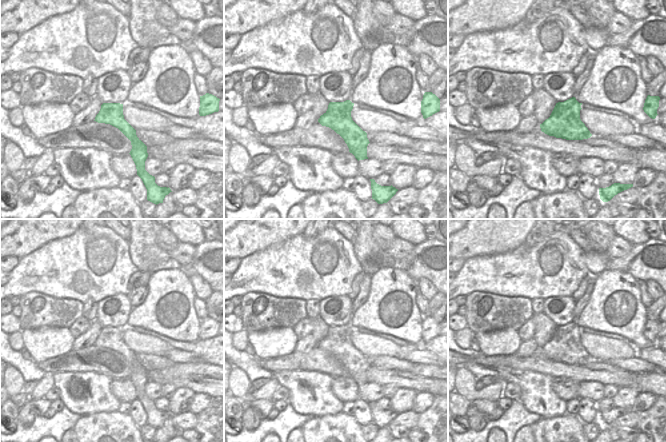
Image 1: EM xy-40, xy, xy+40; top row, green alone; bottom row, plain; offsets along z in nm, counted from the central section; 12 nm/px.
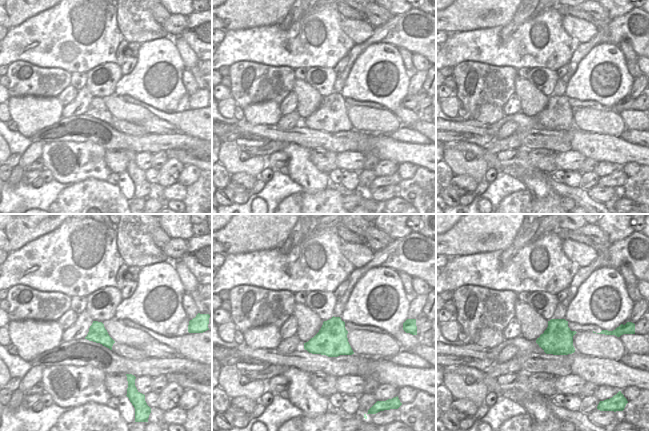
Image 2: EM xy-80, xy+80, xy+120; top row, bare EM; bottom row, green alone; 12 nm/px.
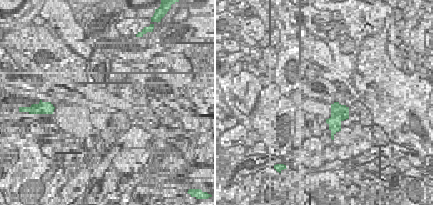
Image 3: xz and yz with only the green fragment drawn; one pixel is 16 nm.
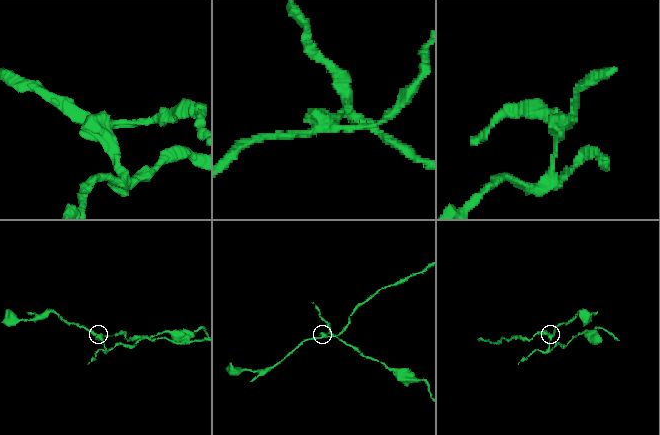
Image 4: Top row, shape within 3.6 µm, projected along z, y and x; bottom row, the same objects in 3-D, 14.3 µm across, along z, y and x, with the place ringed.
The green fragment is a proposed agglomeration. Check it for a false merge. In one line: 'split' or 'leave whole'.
split

